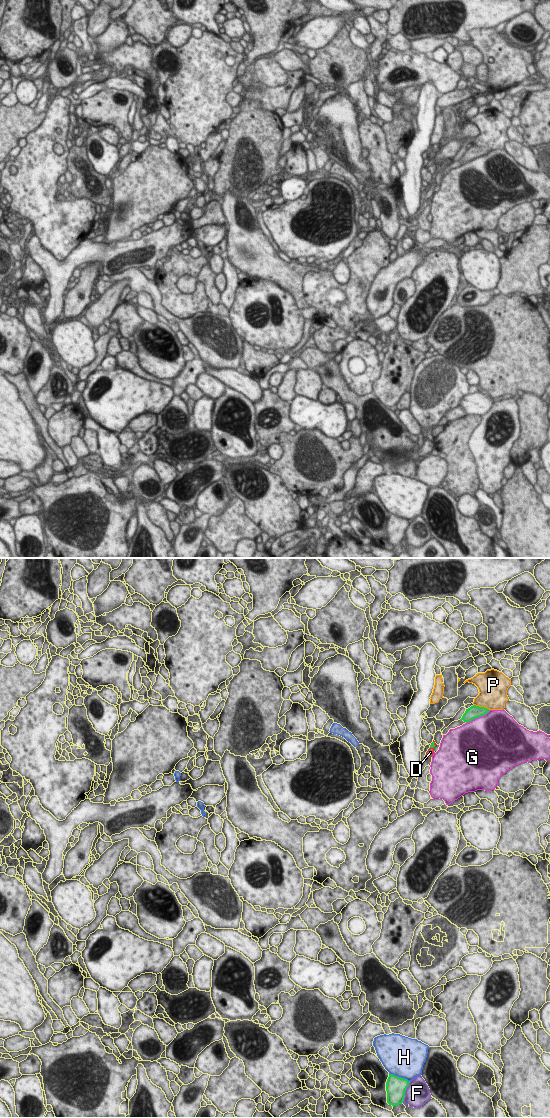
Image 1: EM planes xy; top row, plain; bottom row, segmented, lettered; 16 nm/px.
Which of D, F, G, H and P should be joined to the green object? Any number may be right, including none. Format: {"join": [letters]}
{"join": ["D"]}

